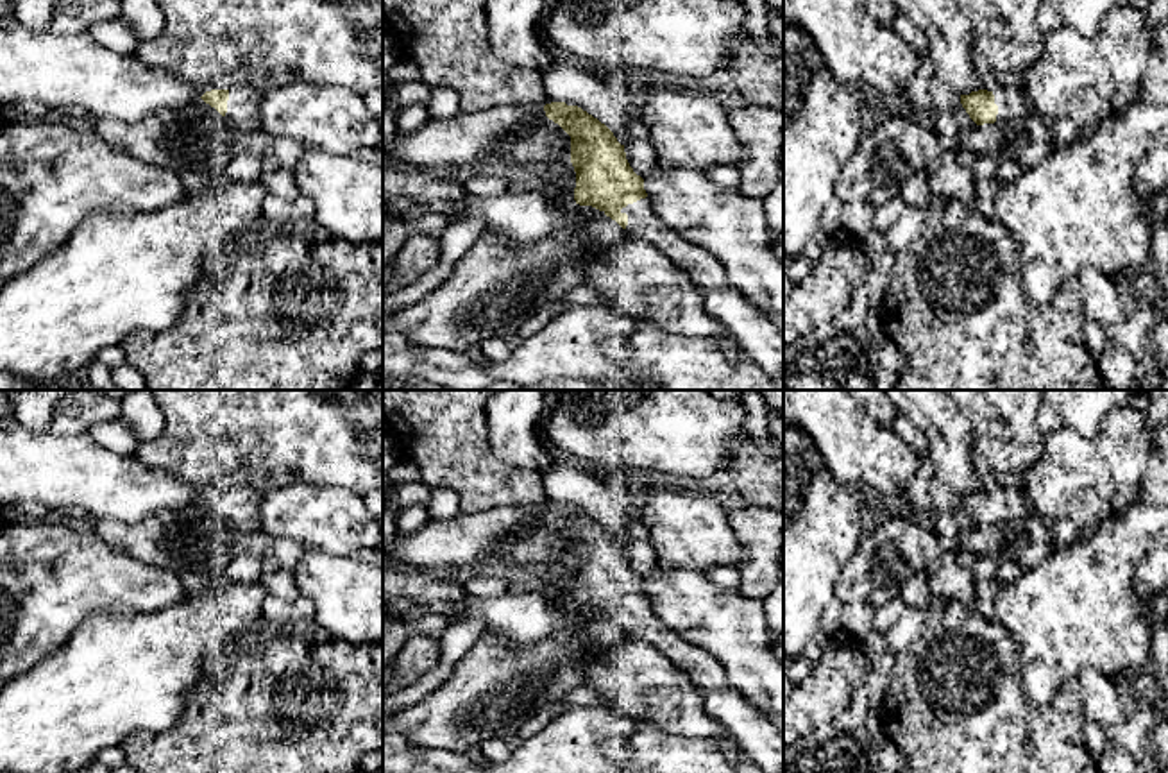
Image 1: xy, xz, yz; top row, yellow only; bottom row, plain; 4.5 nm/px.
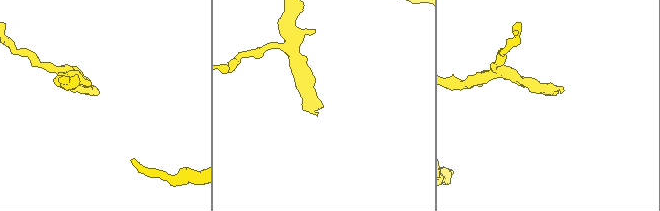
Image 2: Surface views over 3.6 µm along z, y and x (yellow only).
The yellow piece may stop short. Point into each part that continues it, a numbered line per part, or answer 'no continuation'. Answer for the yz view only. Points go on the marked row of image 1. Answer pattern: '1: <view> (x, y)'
1: yz (1013, 106)

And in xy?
1: xy (244, 108)

